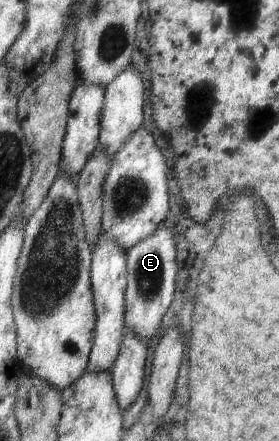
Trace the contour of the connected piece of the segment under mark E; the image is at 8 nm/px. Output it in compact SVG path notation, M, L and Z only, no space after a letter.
M162 222L148 238L126 250L125 255L127 273L123 326L146 344L147 340L157 334L161 318L176 294L175 276L178 267L173 236Z

